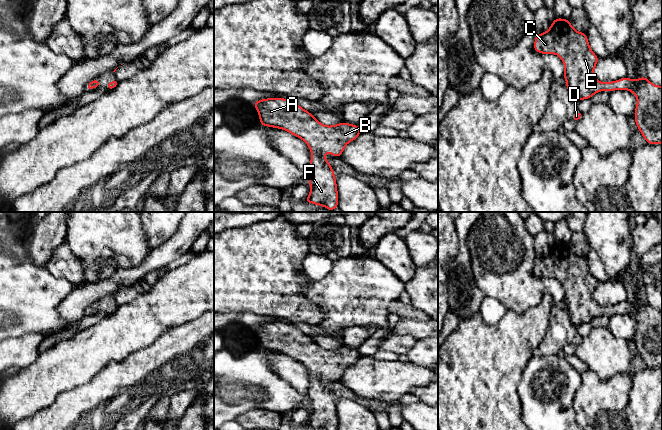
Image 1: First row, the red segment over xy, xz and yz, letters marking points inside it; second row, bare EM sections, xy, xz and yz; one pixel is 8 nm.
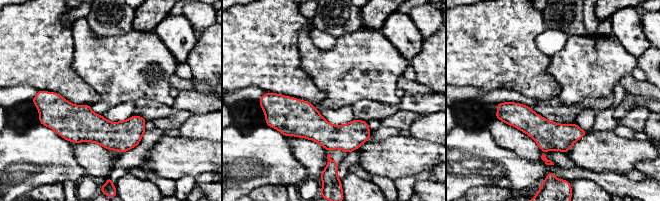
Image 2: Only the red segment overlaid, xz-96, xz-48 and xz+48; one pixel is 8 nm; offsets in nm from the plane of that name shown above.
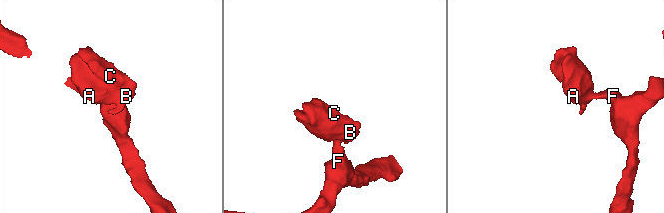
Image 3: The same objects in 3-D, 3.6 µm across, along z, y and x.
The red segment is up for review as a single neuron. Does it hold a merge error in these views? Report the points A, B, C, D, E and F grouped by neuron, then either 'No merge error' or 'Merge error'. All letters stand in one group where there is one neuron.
Groups: A B C D E F. No merge error

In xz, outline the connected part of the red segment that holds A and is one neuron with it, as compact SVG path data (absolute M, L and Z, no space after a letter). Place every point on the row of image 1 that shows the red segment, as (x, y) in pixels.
M267 98L255 101L253 105L259 114L260 125L283 129L302 139L311 150L311 161L308 168L310 194L304 201L323 206L331 211L336 209L338 207L336 177L331 164L326 161L324 153L330 152L333 157L340 157L345 146L360 135L359 126L346 122L332 126L323 125L310 112L290 99Z

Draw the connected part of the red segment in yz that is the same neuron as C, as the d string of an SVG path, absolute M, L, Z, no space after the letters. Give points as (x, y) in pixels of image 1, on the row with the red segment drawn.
M556 18L547 32L537 34L534 50L541 54L556 54L561 58L565 66L563 77L566 79L566 87L575 102L590 99L595 93L602 90L631 91L638 100L634 112L635 123L646 143L662 143L662 86L654 85L646 76L637 78L635 81L628 77L612 82L598 81L594 76L594 68L599 57L591 50L586 33L575 30L567 19Z

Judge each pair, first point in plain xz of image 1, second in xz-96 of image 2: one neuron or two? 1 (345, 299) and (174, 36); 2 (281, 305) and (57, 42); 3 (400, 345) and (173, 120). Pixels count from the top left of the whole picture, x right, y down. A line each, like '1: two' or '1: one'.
1: two
2: one
3: one

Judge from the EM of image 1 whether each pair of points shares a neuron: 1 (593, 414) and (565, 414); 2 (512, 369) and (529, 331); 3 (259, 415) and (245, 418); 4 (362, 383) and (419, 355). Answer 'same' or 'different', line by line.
1: different
2: same
3: same
4: different

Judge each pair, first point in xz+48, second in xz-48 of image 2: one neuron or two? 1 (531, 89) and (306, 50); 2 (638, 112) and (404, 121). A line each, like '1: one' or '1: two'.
1: two
2: one

